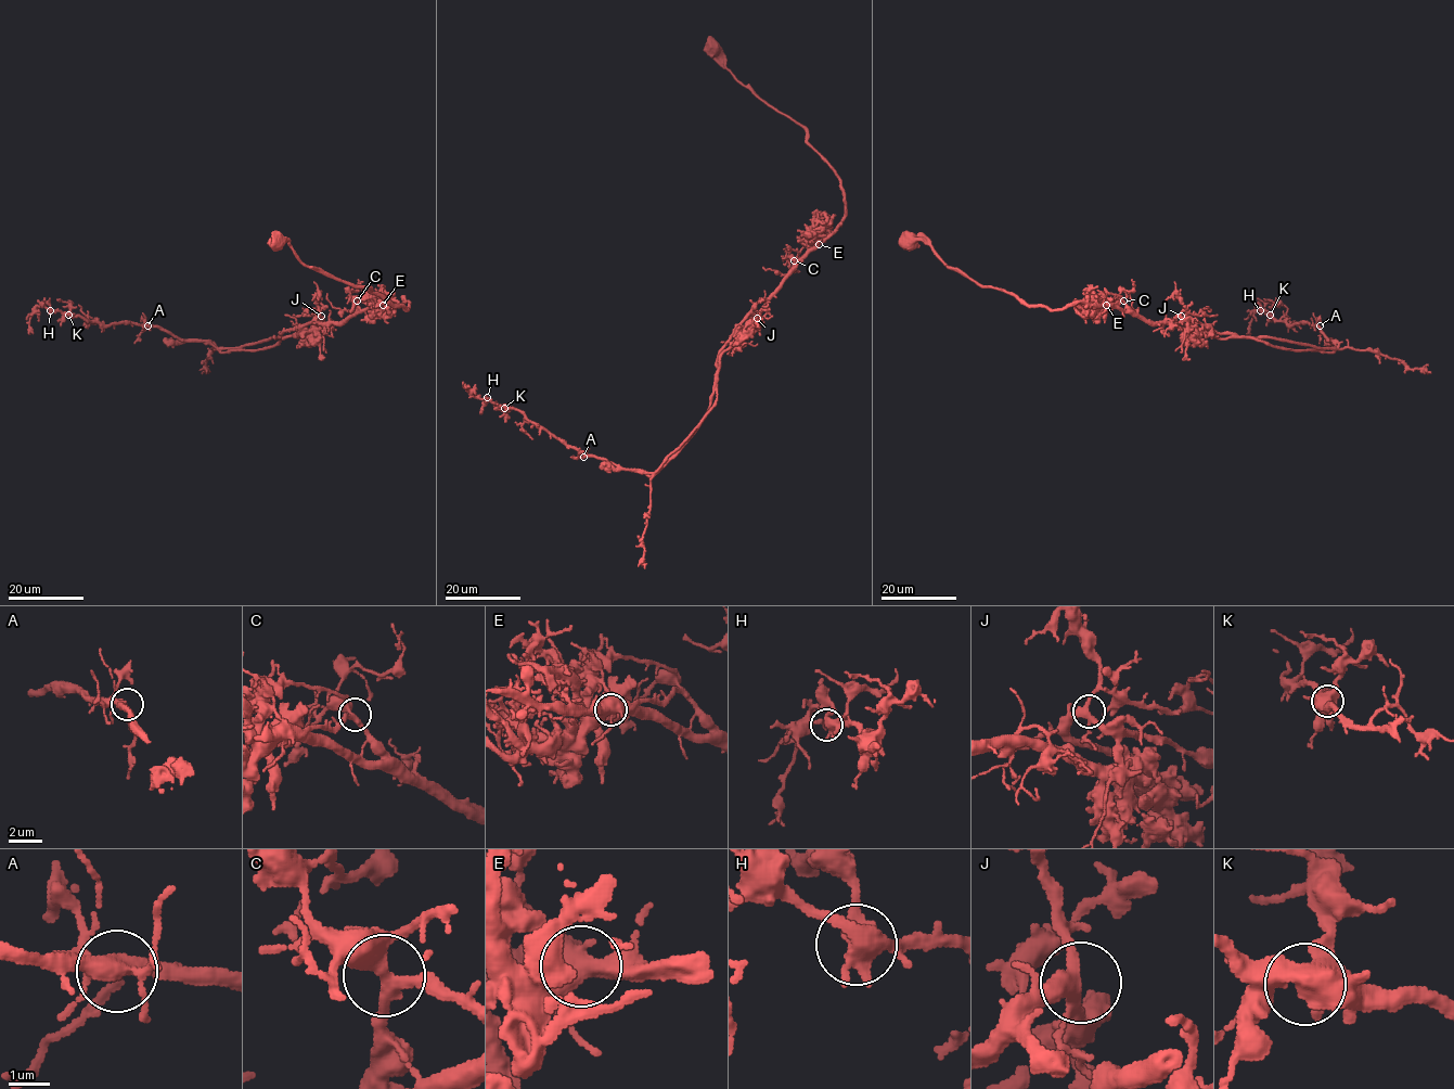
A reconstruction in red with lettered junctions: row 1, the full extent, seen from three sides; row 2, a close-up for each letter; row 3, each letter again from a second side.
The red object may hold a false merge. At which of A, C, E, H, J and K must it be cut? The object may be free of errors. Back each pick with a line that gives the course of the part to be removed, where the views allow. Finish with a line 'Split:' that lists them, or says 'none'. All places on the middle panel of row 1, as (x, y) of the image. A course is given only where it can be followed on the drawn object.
E: foreign part runs (819, 244), (796, 259), (721, 350), (705, 418), (652, 475), (584, 455), (470, 386)
Split: E

